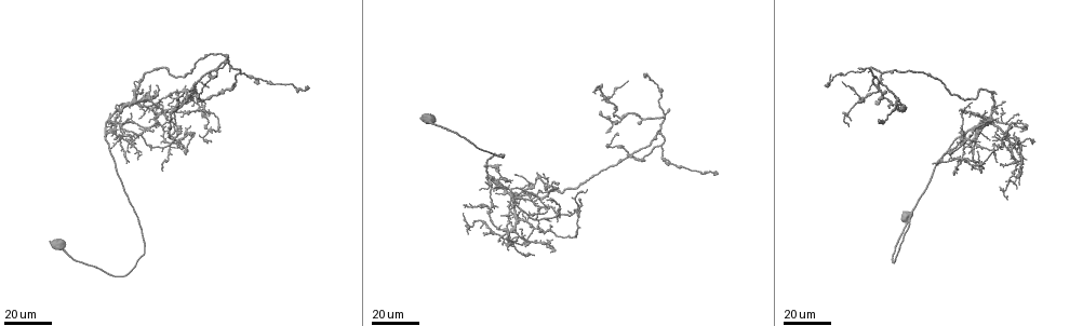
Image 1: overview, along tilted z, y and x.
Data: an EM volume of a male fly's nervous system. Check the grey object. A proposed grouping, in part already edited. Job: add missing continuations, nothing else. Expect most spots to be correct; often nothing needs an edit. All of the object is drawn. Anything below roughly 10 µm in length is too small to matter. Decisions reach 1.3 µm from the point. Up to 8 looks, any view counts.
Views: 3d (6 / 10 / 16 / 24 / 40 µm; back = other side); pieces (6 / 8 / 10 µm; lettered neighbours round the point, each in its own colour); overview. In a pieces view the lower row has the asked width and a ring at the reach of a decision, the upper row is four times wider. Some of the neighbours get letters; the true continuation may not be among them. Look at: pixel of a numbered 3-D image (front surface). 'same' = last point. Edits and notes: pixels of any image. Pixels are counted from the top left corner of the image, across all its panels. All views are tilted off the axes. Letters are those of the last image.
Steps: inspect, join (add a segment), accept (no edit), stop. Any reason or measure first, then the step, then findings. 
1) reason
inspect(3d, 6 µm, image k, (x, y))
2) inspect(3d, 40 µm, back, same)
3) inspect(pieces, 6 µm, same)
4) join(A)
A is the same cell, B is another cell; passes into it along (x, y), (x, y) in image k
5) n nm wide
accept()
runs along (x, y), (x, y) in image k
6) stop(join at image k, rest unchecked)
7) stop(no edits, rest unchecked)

branch stops here
inspect(3d, 24 µm, image 1, (997, 95))

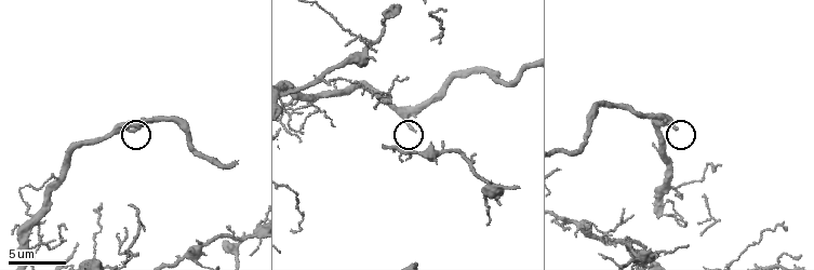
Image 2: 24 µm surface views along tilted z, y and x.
see the neighbours
inspect(pieces, 10 µm, image 2, (136, 131))

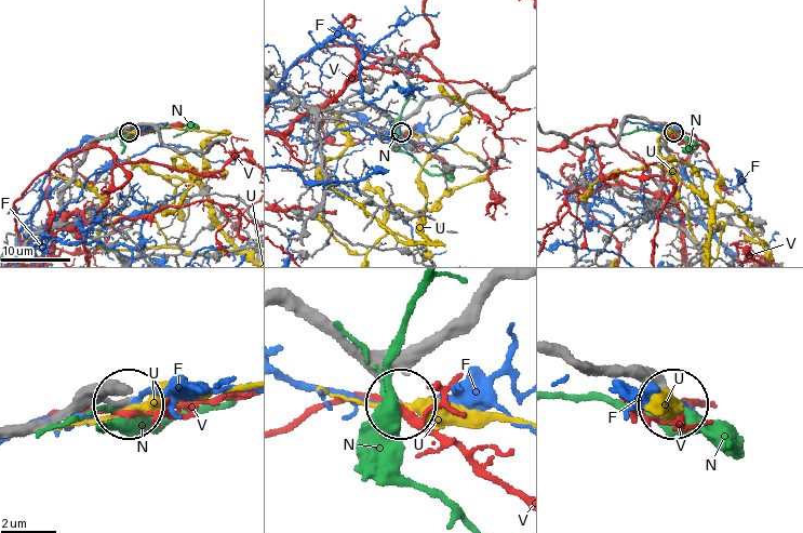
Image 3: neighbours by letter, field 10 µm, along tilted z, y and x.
accept()
F, N, U and V are other cells; runs along (15, 437), (97, 401), (122, 403) in image 3; no lettered segment goes on from it

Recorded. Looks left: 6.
free end
inspect(3d, 40 µm, image 1, (547, 201))

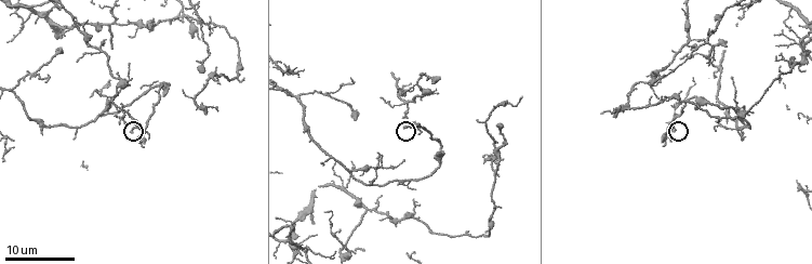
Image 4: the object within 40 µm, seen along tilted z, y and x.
inspect(pieces, 8 µm, image 4, (675, 131))

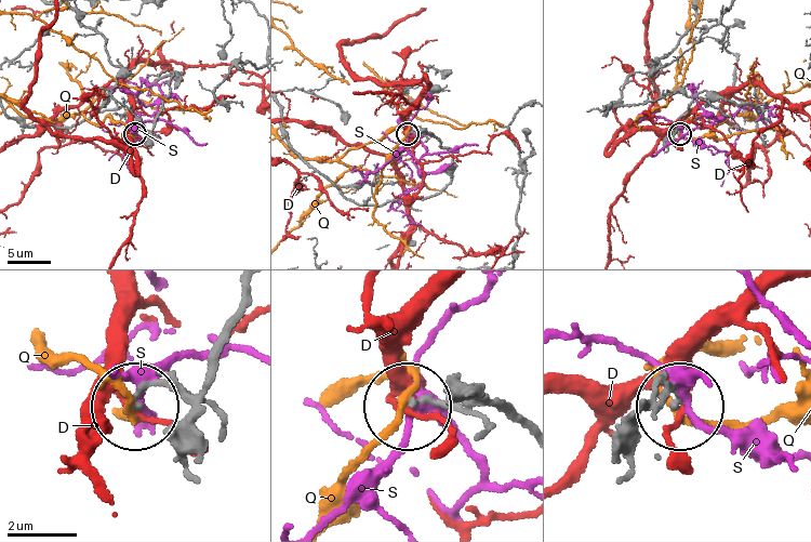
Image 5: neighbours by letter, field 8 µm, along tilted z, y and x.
accept()
D, Q and S are other cells; none of them fits

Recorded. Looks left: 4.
free end
inspect(3d, 16 µm, image 4, (138, 120))

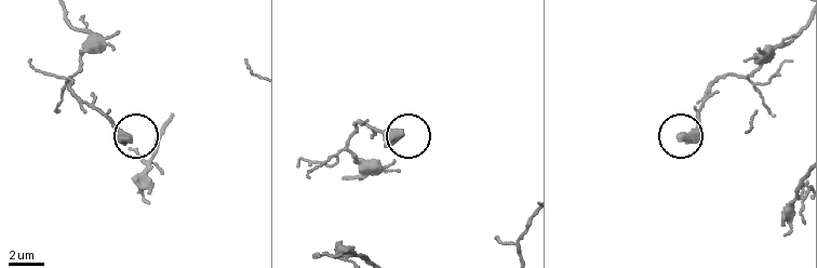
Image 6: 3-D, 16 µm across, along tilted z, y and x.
inspect(pieces, 6 µm, image 6, (681, 138))

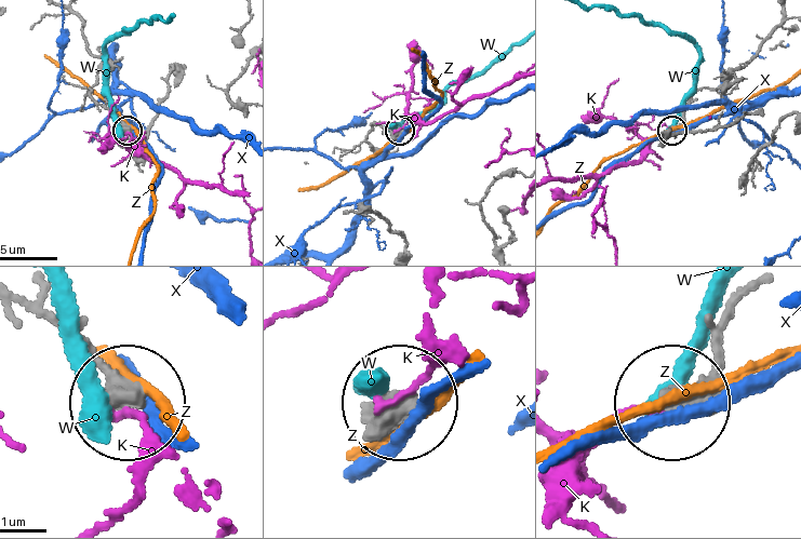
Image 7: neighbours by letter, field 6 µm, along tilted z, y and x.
accept()
K, W, X and Z are other cells; no lettered segment goes on from it

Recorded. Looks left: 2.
end of a long branch
inspect(3d, 24 µm, image 1, (846, 126))

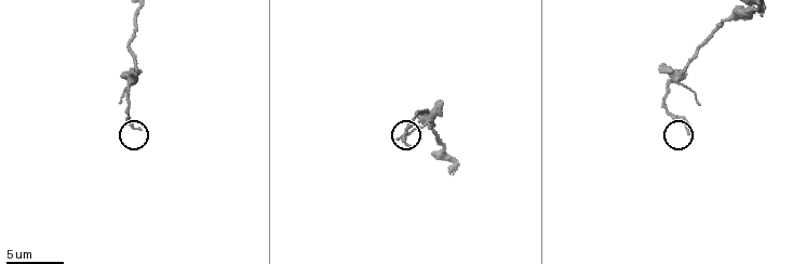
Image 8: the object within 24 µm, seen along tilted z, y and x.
see the neighbours
inspect(pieces, 8 µm, image 8, (408, 146))

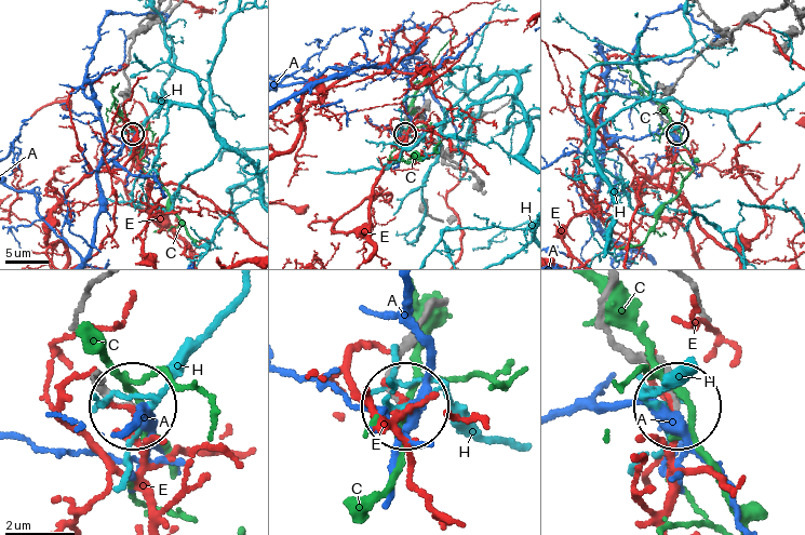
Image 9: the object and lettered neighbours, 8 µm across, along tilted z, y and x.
accept()
A, C, E and H are other cells; none of them fits

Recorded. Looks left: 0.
stop(no edits, rest unchecked)

